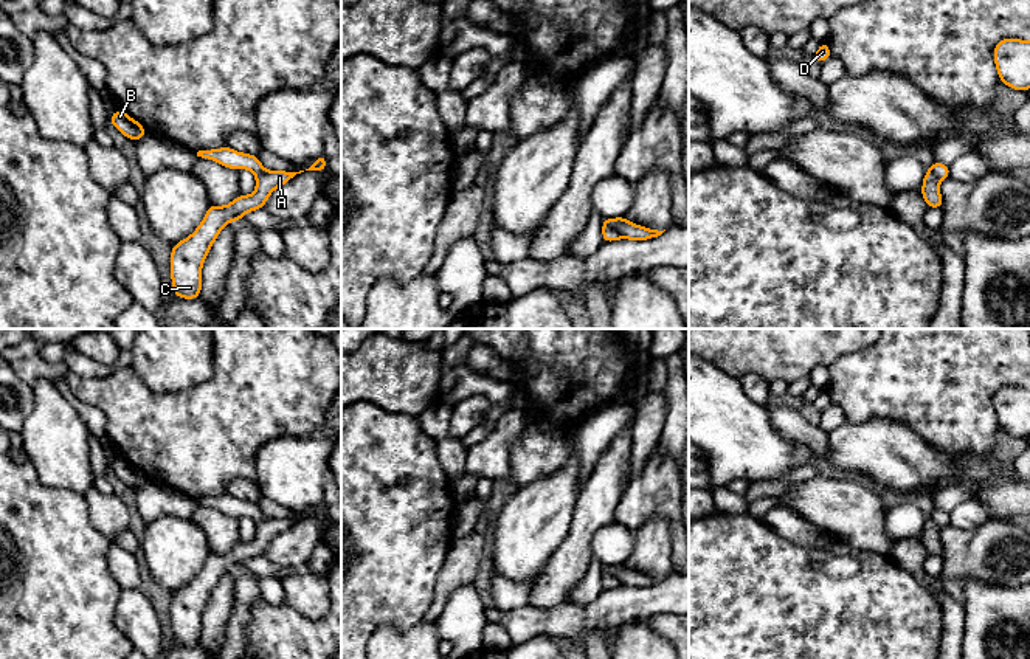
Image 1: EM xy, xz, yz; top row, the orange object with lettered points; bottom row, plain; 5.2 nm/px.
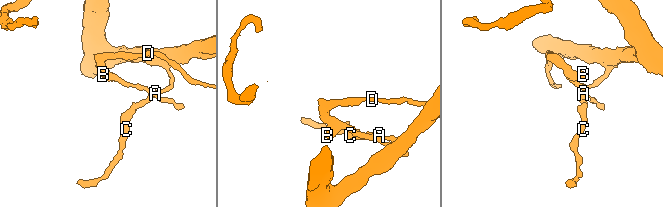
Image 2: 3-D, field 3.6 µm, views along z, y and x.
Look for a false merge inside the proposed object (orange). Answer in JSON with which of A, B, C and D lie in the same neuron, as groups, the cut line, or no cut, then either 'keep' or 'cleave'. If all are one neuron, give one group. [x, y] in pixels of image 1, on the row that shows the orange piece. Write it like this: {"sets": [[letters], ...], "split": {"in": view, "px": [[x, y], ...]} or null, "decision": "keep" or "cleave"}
{"sets": [["A", "C"], ["B", "D"]], "split": {"in": "xz", "px": [[604, 224], [621, 238]]}, "decision": "cleave"}

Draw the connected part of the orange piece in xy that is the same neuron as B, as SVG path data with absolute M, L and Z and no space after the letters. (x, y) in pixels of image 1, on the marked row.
M121 109L110 115L110 124L132 141L140 141L147 133L138 121L132 119Z

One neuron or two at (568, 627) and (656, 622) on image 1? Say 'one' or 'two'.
two

